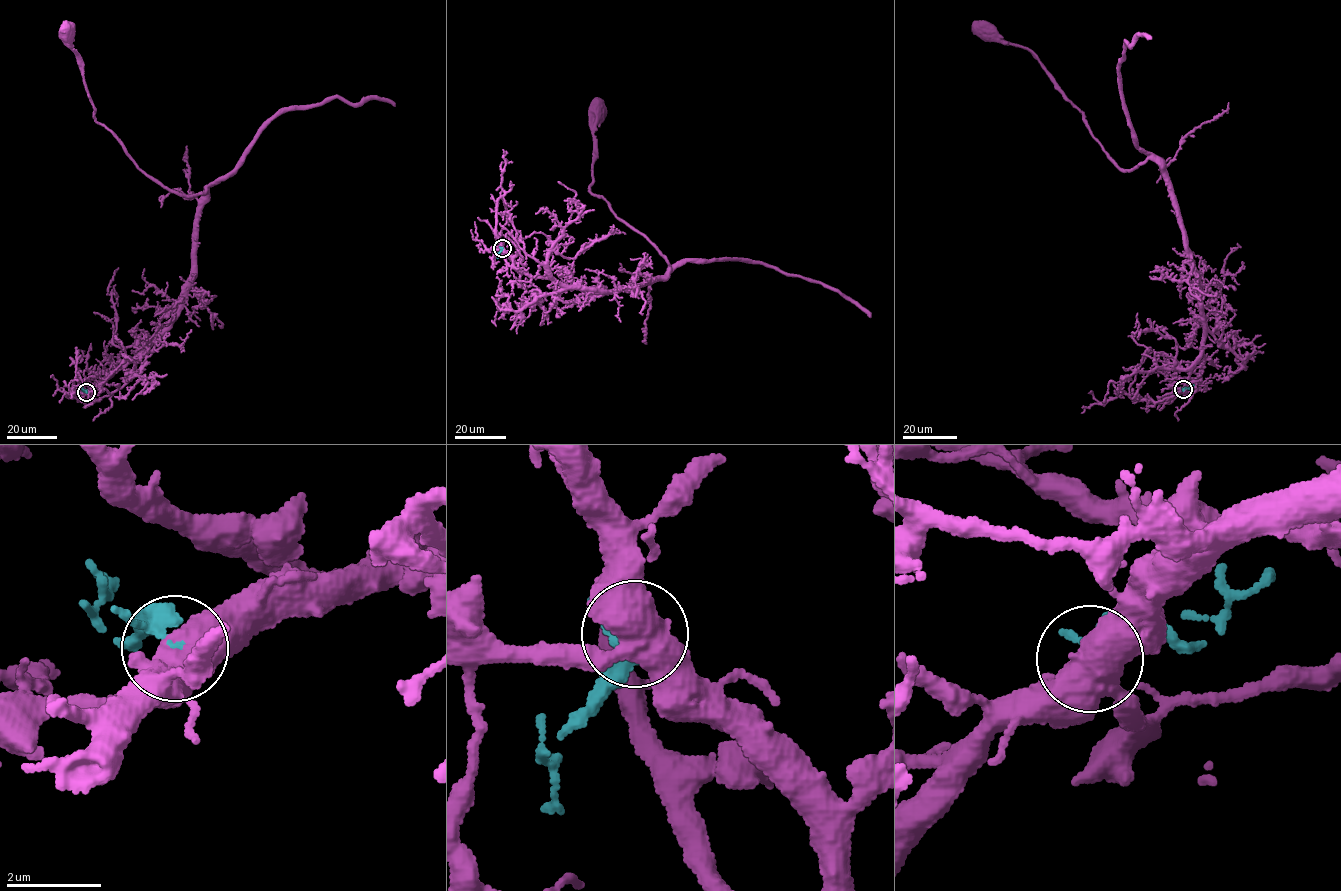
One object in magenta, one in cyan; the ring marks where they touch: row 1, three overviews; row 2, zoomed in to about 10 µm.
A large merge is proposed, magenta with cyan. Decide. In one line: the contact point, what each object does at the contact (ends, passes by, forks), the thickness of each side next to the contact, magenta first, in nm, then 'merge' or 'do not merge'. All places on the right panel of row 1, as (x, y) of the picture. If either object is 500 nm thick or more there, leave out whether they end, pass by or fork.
(1183, 389) | 550/280 nm | merge

